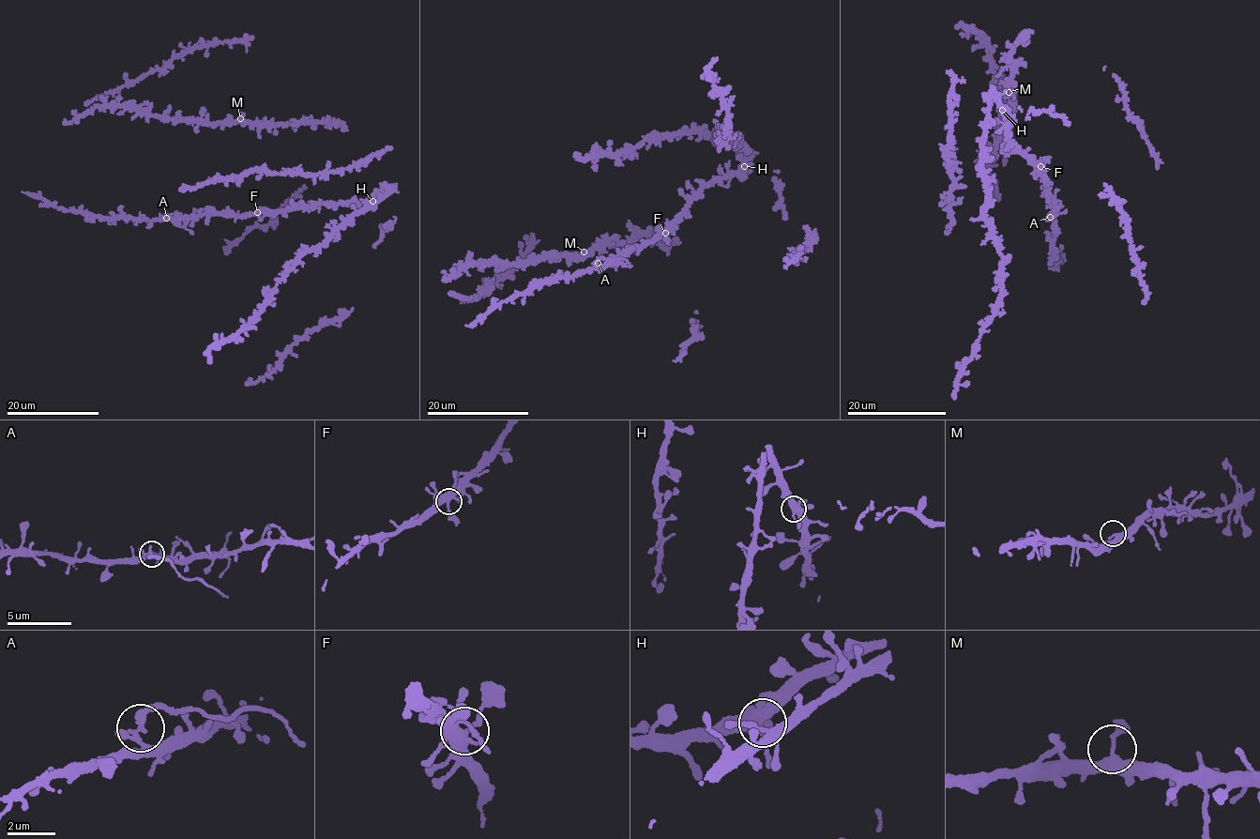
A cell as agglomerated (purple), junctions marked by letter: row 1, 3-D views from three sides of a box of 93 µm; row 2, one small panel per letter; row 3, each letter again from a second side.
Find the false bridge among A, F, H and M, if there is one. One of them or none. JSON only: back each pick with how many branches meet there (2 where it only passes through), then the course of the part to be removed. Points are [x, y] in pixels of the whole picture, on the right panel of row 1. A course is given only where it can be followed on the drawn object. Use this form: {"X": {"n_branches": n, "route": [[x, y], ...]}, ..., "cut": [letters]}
{"A": {"n_branches": 4, "route": [[1050, 218], [1066, 210]]}, "cut": ["A"]}

